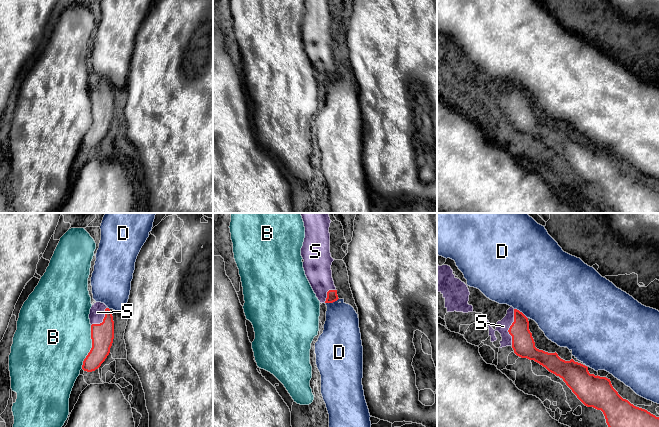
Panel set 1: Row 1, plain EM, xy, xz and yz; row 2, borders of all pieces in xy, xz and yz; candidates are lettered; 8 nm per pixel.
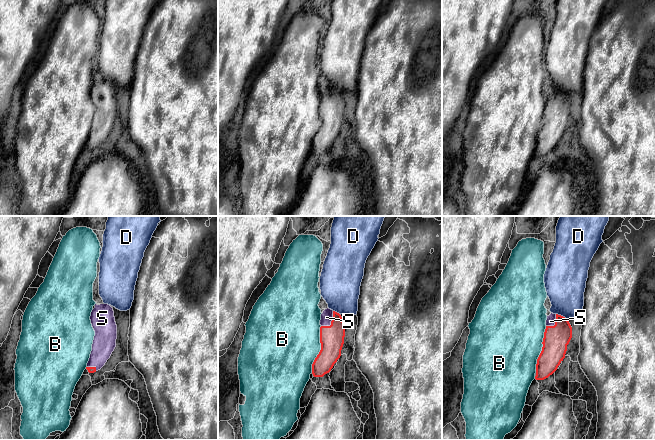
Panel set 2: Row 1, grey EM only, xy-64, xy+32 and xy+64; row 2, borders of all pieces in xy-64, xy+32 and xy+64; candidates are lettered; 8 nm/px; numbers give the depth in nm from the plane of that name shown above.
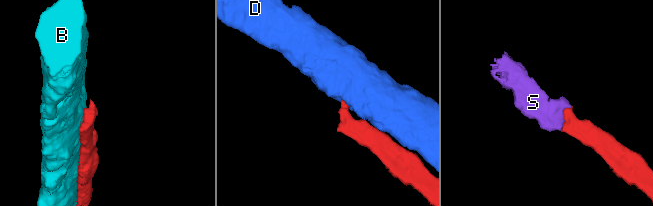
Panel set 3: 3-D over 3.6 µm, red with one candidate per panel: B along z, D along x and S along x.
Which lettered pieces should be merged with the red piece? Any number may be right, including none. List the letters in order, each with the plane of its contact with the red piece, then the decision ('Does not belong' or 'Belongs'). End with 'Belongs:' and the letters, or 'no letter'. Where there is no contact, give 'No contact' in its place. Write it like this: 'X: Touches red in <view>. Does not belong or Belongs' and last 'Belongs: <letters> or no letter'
B: Touches red in xy. Does not belong
D: Touches red in xz. Does not belong
S: Touches red in yz. Belongs
Belongs: S

